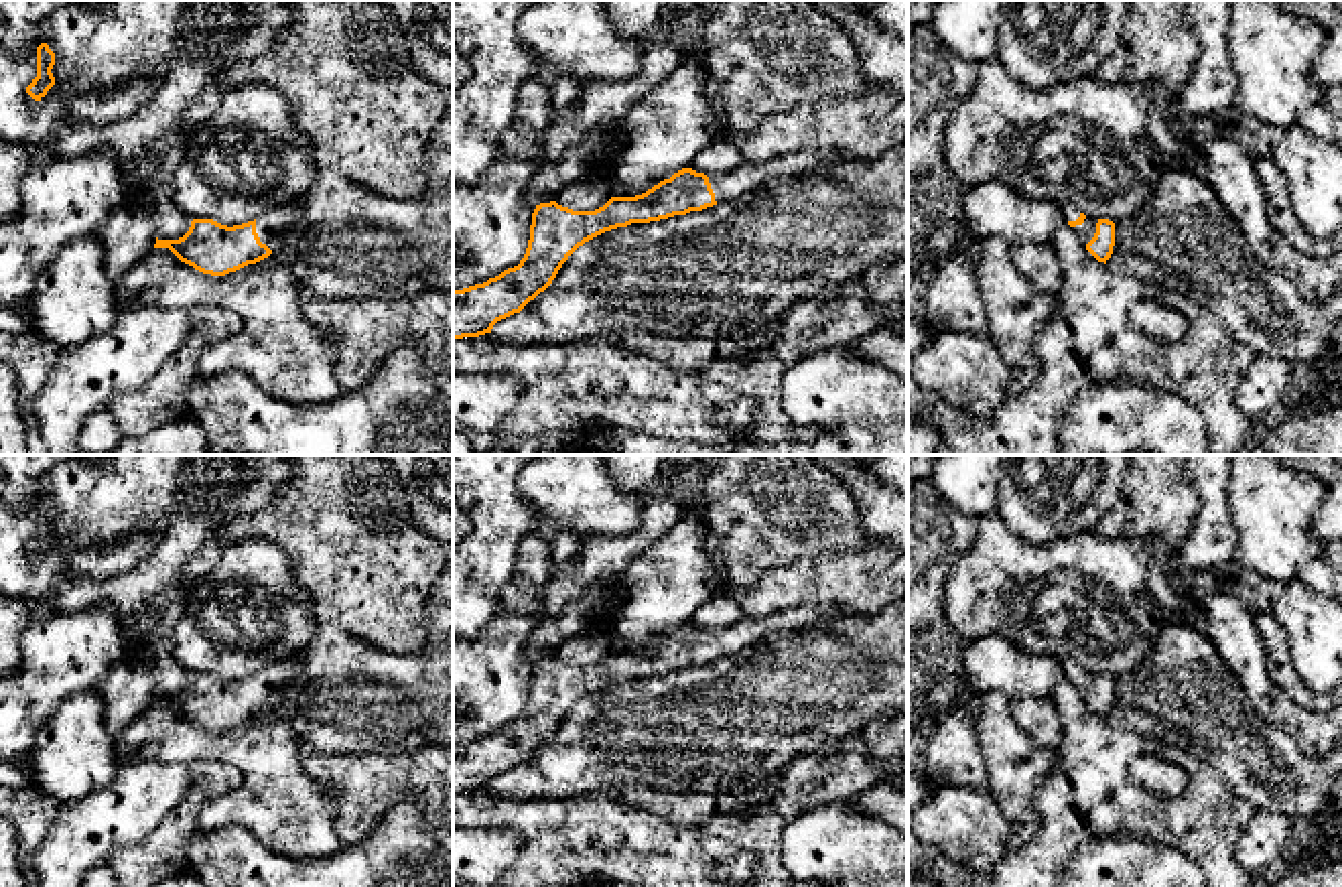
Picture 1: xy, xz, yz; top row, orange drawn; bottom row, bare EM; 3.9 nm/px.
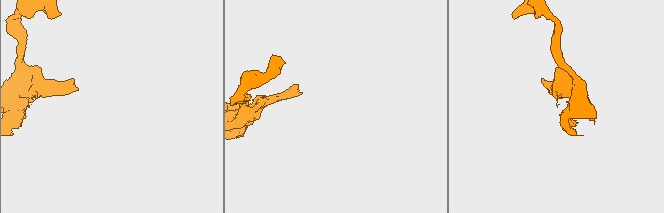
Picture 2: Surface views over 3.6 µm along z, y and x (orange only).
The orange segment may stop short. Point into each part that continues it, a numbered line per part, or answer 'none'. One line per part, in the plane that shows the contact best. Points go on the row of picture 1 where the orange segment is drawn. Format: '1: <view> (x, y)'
1: xy (271, 226)

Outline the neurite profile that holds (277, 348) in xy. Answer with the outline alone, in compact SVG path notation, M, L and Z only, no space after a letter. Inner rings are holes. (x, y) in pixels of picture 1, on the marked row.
M154 248L114 288L118 311L134 306L185 311L195 306L227 306L238 313L242 329L201 353L197 371L203 378L244 371L268 396L292 404L325 404L343 392L333 371L335 351L303 315L300 286L288 264L272 260L266 264L248 264L225 276L211 276L181 262L169 248Z

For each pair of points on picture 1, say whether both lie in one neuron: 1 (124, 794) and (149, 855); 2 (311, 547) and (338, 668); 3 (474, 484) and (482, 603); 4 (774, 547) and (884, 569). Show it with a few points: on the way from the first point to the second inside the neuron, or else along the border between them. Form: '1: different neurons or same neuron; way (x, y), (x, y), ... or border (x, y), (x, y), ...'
1: different neurons; border (175, 806), (143, 841), (118, 847), (104, 863)
2: different neurons; border (317, 622), (340, 626), (372, 644)
3: same neuron; way (482, 514), (482, 573)
4: different neurons; border (867, 547), (804, 557), (774, 567)

